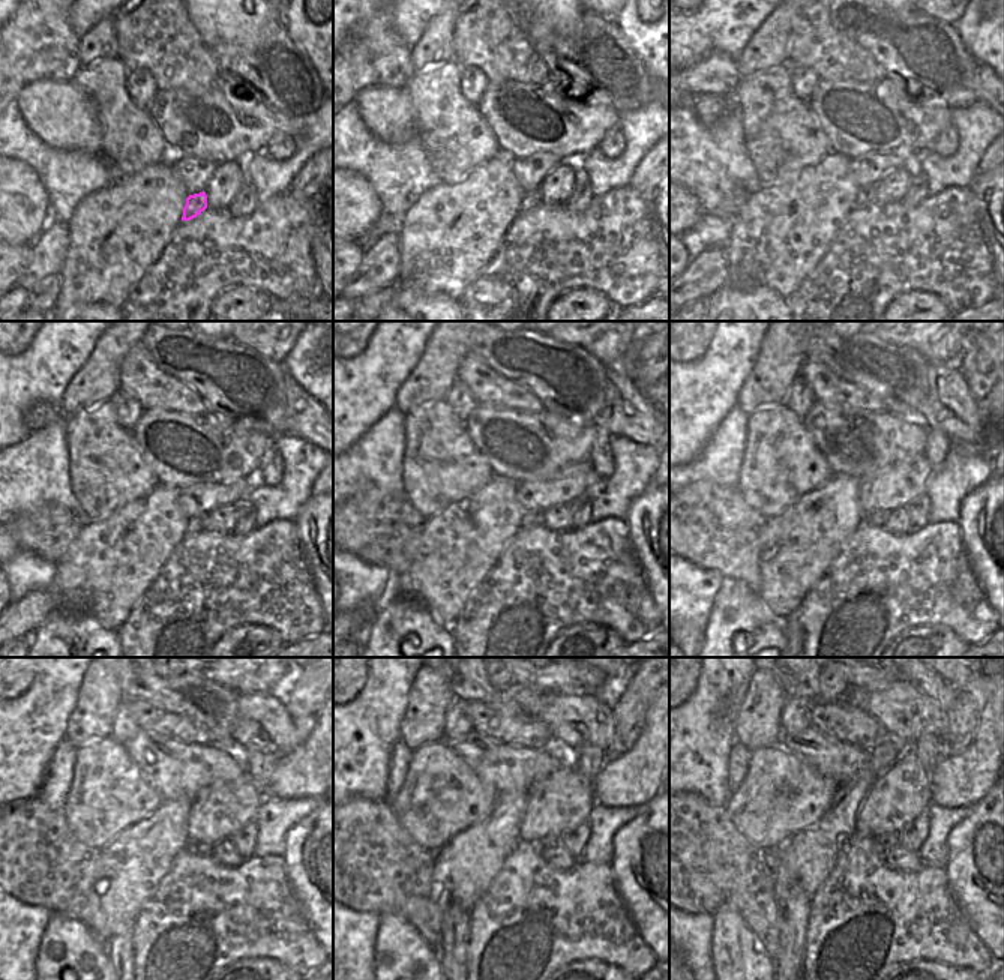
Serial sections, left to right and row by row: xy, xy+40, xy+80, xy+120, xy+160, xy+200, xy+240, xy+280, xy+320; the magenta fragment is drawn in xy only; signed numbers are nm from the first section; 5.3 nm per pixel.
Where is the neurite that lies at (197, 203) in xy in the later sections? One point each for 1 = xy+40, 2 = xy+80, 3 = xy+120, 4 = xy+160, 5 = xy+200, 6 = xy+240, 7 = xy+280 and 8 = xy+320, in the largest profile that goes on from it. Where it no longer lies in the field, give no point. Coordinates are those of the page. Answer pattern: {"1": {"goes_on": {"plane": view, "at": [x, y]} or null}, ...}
{"1": {"goes_on": {"plane": "xy+40", "at": [530, 200]}}, "2": {"goes_on": {"plane": "xy+80", "at": [866, 195]}}, "3": {"goes_on": {"plane": "xy+120", "at": [194, 526]}}, "4": {"goes_on": {"plane": "xy+160", "at": [530, 520]}}, "5": {"goes_on": {"plane": "xy+200", "at": [877, 518]}}, "6": {"goes_on": {"plane": "xy+240", "at": [206, 851]}}, "7": {"goes_on": {"plane": "xy+280", "at": [548, 842]}}, "8": {"goes_on": {"plane": "xy+320", "at": [887, 841]}}}

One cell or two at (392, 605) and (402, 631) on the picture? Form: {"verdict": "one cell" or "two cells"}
{"verdict": "one cell"}

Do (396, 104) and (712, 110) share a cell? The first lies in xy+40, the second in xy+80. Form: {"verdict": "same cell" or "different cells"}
{"verdict": "same cell"}

